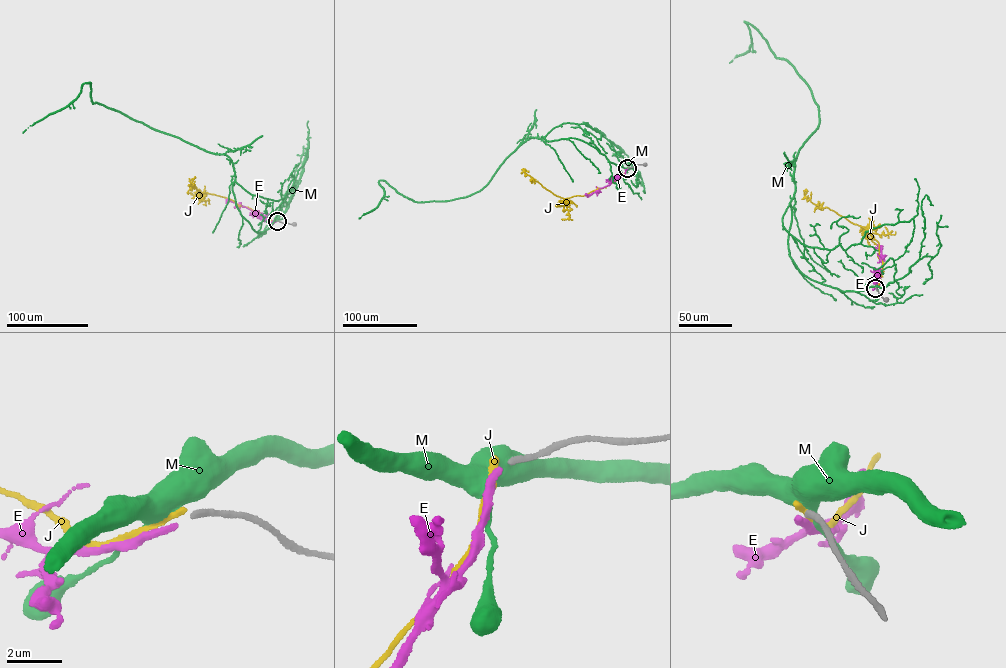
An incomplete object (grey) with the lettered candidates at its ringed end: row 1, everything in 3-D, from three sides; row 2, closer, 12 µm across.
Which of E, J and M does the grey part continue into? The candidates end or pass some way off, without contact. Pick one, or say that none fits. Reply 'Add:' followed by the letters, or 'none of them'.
Add: none of them

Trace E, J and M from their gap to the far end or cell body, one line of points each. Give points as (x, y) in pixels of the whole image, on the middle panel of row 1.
E: (627, 168), (609, 184), (586, 195)
J: (627, 168), (607, 186), (565, 199), (526, 175), (525, 169)
M: (627, 168), (583, 140), (533, 137), (468, 196), (416, 202), (379, 180), (383, 196), (359, 218)

